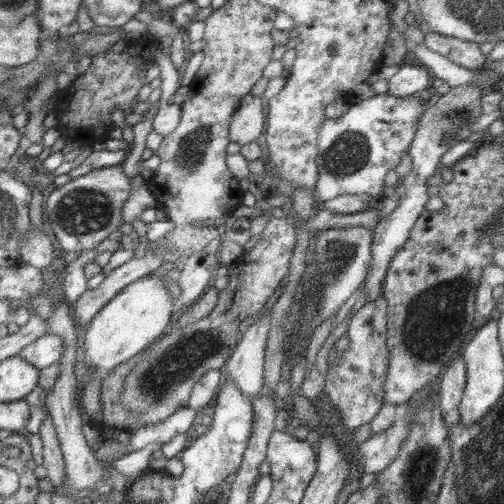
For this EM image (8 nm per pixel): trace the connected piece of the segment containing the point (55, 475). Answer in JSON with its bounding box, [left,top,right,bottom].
[39,405,65,488]

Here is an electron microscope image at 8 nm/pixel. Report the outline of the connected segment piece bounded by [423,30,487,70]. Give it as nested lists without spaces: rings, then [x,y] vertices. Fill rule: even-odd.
[[[431,30],[424,33],[423,44],[463,68],[479,70],[487,61],[479,44],[452,36],[441,36]]]

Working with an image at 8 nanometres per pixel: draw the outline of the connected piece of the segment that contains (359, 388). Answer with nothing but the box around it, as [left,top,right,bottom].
[321,296,389,431]

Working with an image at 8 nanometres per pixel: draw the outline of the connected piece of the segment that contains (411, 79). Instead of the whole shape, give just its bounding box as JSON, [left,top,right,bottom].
[386,61,429,97]

